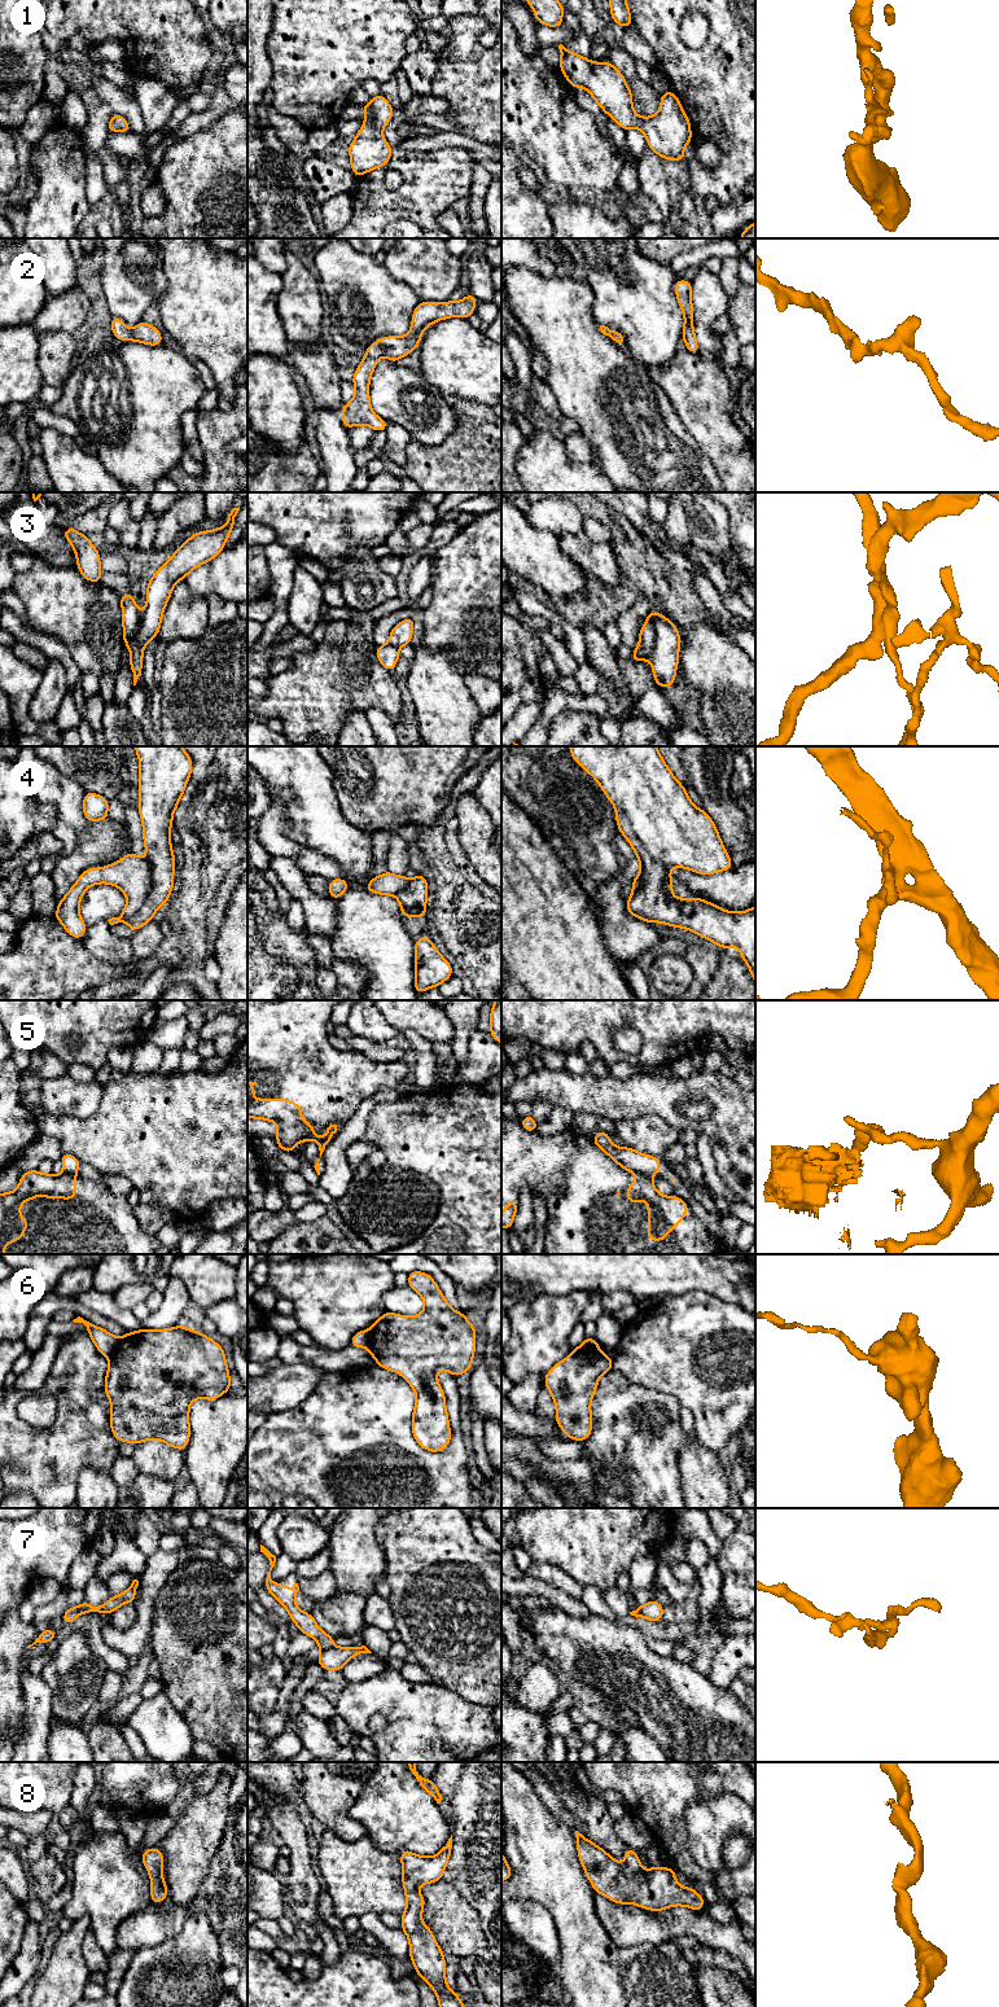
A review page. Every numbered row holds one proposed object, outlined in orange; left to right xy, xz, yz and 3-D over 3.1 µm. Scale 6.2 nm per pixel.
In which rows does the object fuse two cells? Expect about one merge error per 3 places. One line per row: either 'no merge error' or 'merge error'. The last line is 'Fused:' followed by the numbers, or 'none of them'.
1: no merge error
2: no merge error
3: merge error
4: no merge error
5: merge error
6: merge error
7: merge error
8: no merge error
Fused: 3, 5, 6, 7

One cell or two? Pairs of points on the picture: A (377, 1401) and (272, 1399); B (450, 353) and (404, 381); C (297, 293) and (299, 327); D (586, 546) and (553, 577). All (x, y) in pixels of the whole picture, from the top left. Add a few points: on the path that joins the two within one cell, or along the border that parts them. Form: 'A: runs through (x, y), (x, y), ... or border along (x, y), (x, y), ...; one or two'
A: border along (323, 1376), (297, 1405), (275, 1411); two
B: border along (421, 375), (442, 397); two
C: runs through (299, 301), (299, 319); one
D: border along (557, 538), (559, 547), (590, 578); two

